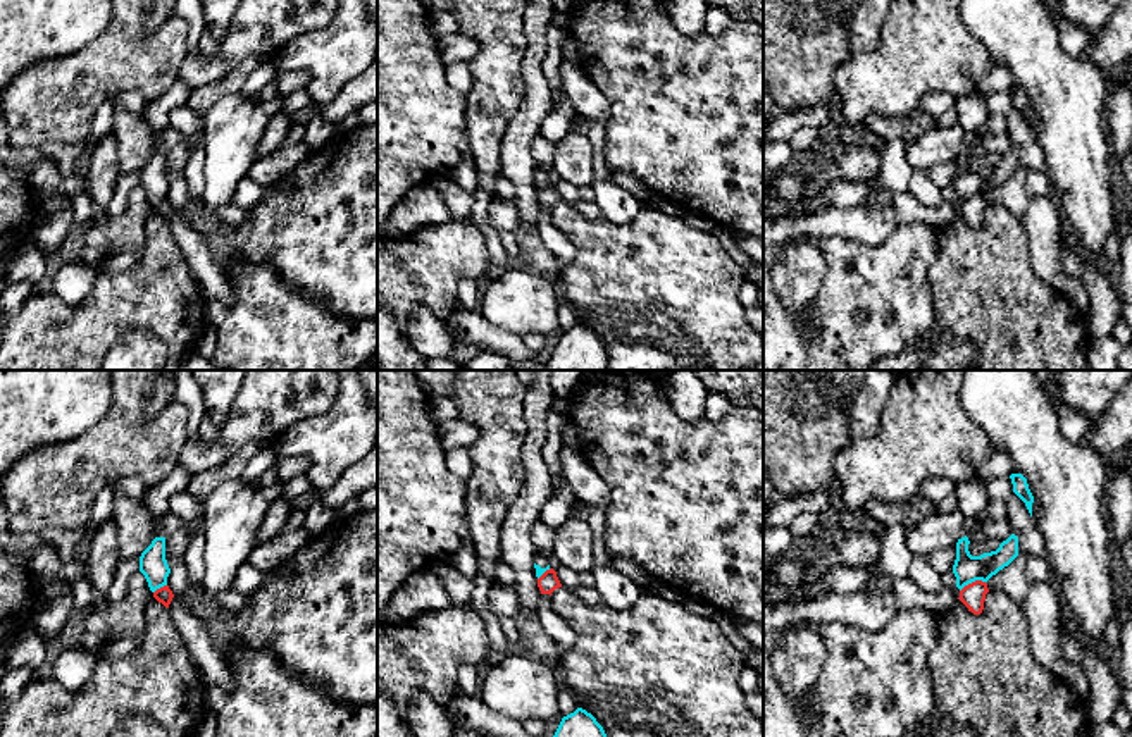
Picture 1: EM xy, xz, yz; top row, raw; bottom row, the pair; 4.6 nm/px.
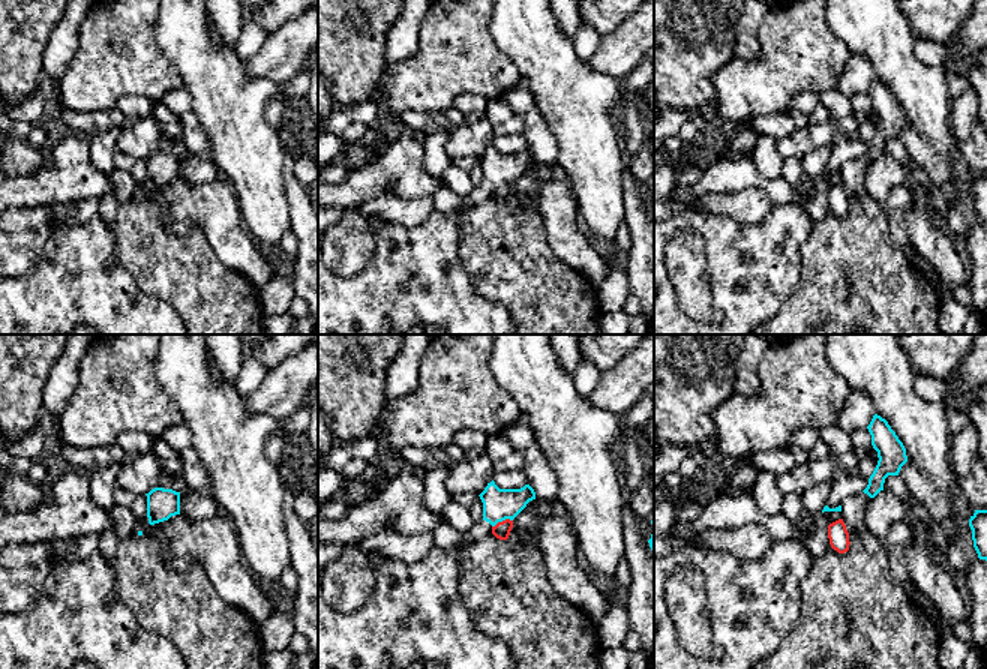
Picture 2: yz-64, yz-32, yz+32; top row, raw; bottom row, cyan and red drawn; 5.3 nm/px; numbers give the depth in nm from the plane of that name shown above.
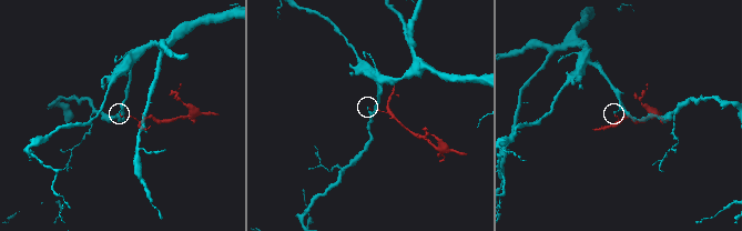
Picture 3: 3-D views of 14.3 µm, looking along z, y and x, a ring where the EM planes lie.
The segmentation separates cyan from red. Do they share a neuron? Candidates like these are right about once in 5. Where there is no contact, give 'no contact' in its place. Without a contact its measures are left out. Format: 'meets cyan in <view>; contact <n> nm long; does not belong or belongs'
meets cyan in yz; contact 130 nm long; does not belong

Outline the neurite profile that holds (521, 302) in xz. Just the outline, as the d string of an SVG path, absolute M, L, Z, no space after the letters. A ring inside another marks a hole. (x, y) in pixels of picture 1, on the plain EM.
M512 263L501 276L484 282L481 315L517 336L550 334L558 329L558 286L555 279Z

